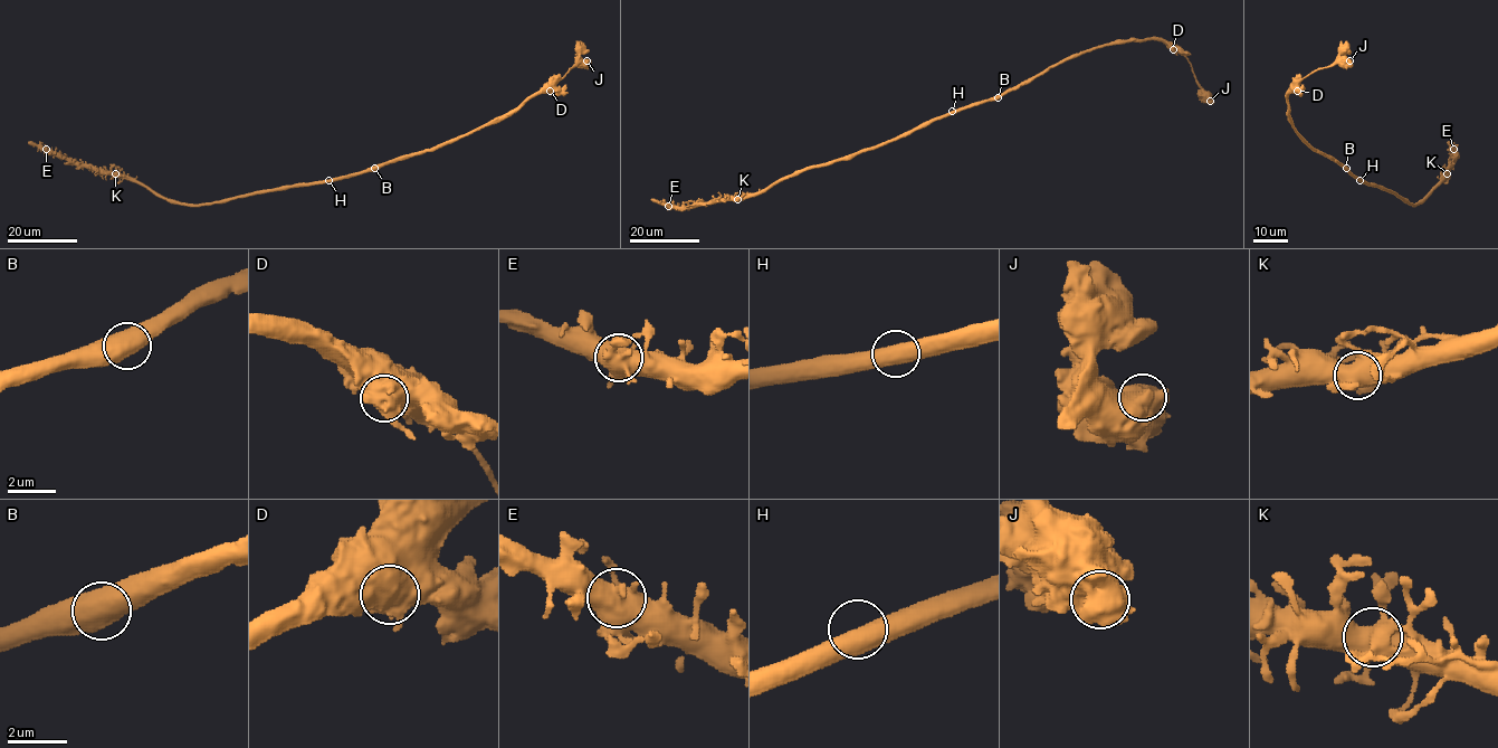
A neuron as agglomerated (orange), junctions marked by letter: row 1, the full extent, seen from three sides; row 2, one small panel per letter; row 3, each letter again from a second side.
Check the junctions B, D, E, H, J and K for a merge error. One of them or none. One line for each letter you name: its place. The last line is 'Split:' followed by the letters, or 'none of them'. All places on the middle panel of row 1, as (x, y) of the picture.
Split: none of them

